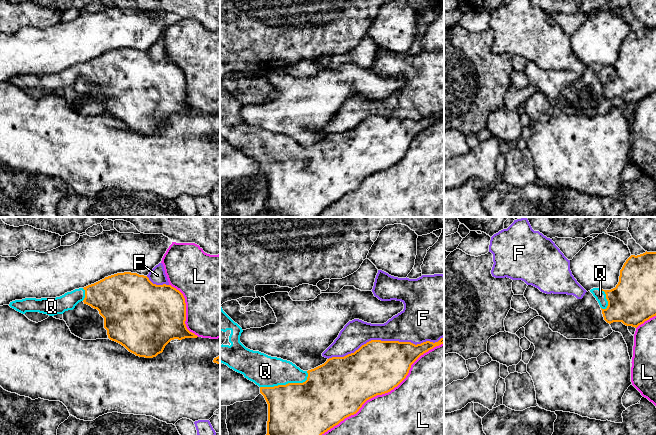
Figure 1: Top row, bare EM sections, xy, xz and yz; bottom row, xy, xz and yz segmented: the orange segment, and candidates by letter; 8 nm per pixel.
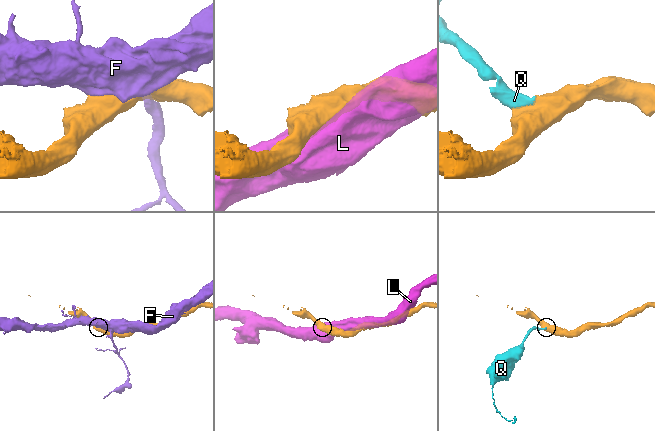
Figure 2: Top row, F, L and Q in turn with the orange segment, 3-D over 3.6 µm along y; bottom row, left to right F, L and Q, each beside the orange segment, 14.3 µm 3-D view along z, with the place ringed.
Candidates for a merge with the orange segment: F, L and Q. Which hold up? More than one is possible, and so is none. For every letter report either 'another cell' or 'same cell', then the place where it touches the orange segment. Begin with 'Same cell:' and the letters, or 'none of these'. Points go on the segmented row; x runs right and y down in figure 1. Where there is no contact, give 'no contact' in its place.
Same cell: Q
F: another cell; contact xz (385, 341)
L: another cell; contact xz (384, 393)
Q: same cell; contact xz (286, 384)

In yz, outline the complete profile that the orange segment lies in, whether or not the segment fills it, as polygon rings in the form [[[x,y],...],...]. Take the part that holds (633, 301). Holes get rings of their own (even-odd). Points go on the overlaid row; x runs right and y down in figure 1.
[[[656,252],[631,255],[620,270],[619,282],[615,288],[593,288],[590,292],[598,301],[607,323],[622,322],[626,326],[637,328],[656,316]]]

